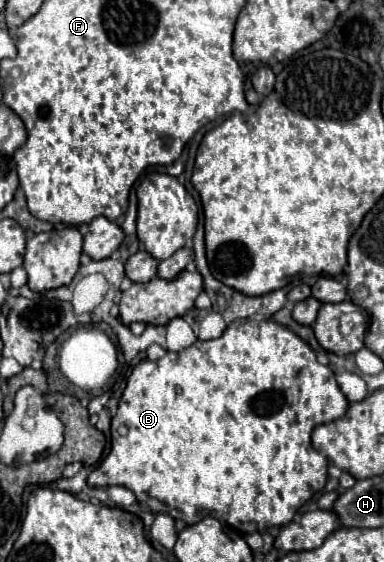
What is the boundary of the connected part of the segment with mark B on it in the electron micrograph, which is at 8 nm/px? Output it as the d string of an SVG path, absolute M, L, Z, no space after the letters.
M265 319L265 321L245 321L241 325L229 325L225 329L225 333L219 339L211 339L211 341L195 341L191 347L179 351L179 353L171 353L167 351L165 357L161 357L159 361L151 361L151 359L143 359L131 373L127 387L123 391L123 397L119 401L119 409L117 415L111 421L111 453L107 455L107 459L103 459L89 475L87 485L89 487L111 487L111 485L123 485L127 489L131 489L137 497L139 503L147 503L149 509L153 513L167 513L173 519L181 519L187 525L193 525L197 521L201 521L203 517L211 515L217 517L221 523L235 527L239 533L249 535L249 533L263 533L269 527L277 527L277 525L287 525L293 515L297 513L297 509L311 499L317 491L321 491L325 487L327 481L327 457L321 455L319 451L313 449L311 445L311 431L315 425L327 423L327 421L335 421L337 417L343 417L347 413L349 401L343 395L343 391L337 385L335 373L327 367L321 365L315 357L315 353L311 351L311 347L293 331L289 331L287 327Z

